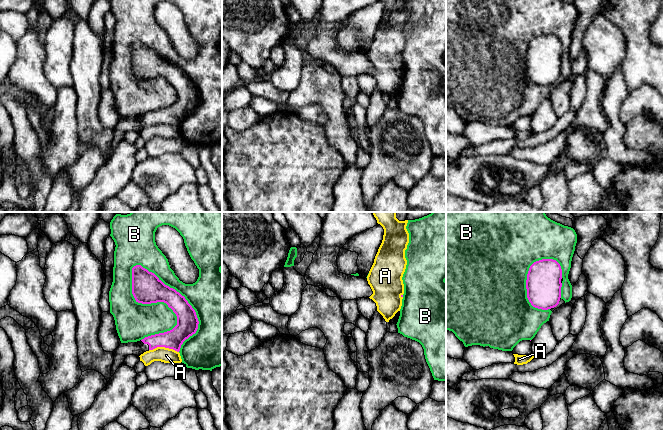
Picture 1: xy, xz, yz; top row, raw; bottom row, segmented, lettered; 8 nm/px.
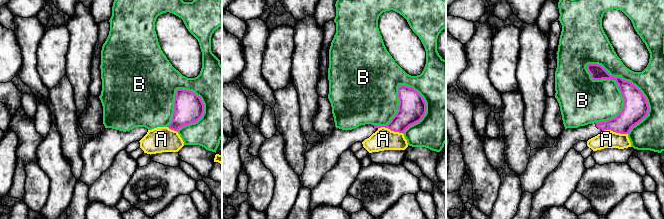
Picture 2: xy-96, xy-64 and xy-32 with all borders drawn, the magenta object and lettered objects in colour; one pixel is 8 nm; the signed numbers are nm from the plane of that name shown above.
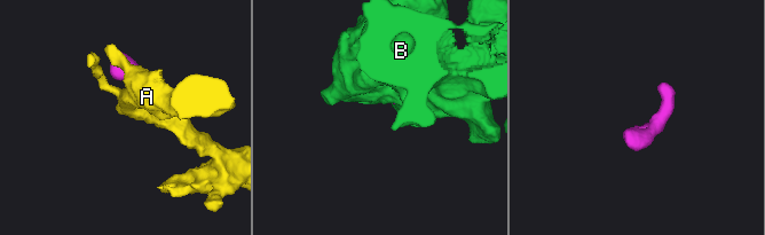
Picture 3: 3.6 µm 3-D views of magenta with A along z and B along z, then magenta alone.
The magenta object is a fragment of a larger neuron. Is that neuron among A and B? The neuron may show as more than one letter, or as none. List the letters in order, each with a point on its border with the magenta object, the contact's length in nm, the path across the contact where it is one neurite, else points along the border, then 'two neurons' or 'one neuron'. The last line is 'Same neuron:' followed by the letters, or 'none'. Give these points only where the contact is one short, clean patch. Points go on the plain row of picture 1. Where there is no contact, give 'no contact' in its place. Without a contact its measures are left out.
A: xy (164, 122) | 240 nm | along xy (149, 125), (164, 123), (172, 124), (178, 128) | two neurons
B: xy (186, 76) | 800 nm | two neurons
Same neuron: none

